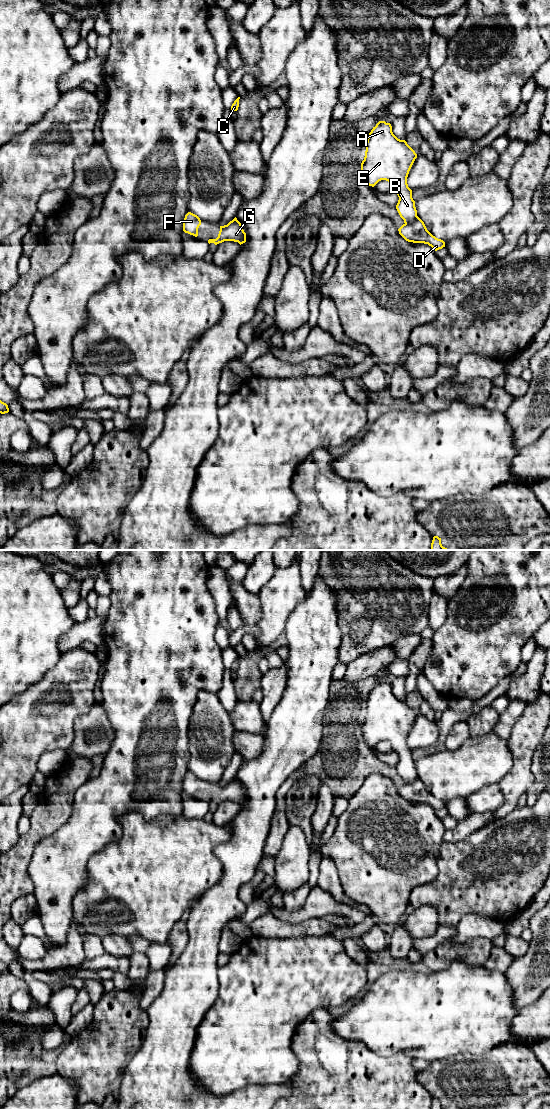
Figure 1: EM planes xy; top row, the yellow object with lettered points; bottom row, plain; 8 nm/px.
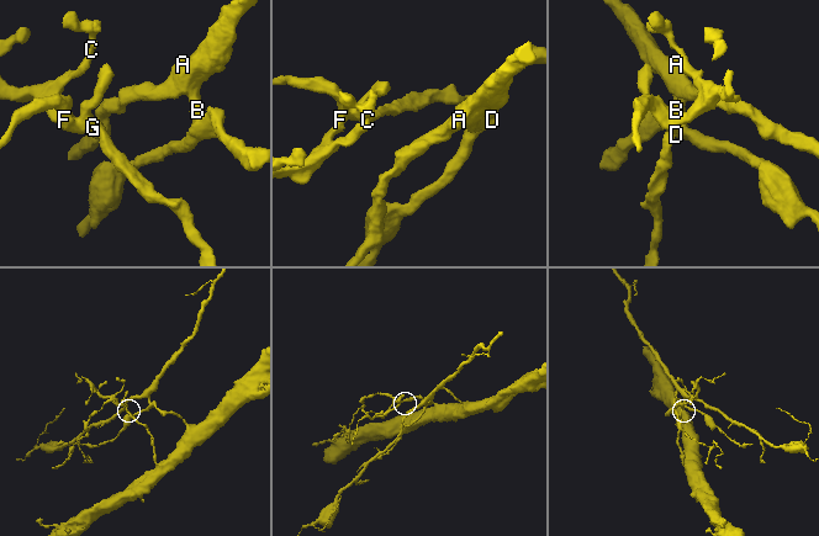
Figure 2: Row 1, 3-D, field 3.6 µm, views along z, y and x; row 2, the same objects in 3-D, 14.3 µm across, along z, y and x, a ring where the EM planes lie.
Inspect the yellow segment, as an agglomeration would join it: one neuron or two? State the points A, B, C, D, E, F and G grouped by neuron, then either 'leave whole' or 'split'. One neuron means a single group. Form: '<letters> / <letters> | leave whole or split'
A B E / C D F G | split

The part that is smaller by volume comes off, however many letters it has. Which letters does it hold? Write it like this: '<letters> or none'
A, B, E

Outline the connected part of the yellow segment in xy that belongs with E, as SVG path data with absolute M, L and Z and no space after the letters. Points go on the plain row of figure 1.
M379 681L369 693L361 723L364 743L374 747L379 741L386 740L392 745L399 757L396 769L405 784L411 784L418 778L412 750L407 744L416 718L417 714L407 702L393 694L391 684Z

